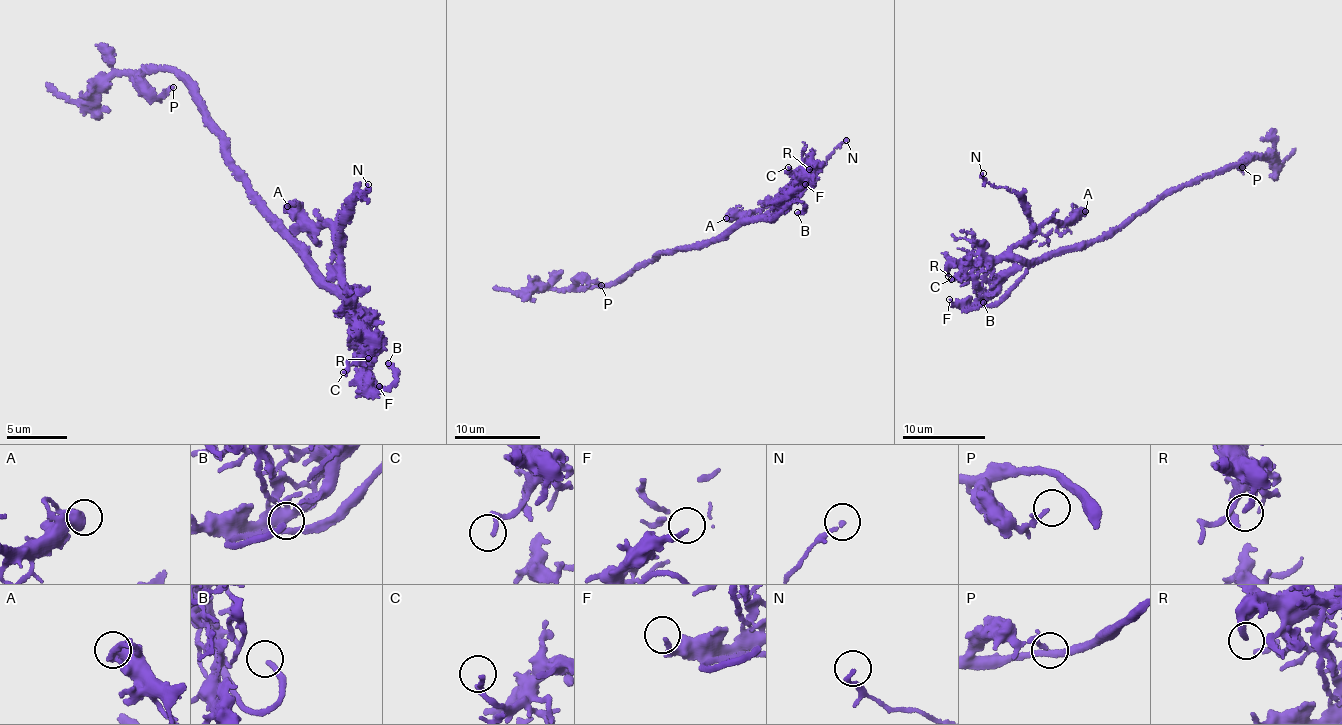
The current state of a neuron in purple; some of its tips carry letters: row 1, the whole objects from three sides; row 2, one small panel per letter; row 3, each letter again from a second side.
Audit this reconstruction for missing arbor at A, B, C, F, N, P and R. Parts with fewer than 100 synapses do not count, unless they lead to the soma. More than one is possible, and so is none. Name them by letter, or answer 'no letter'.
B

